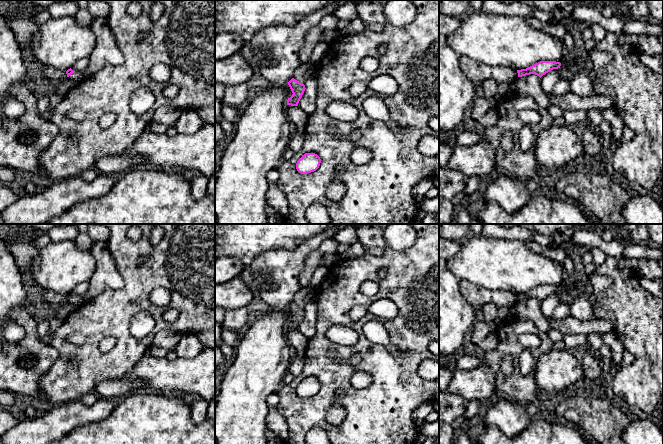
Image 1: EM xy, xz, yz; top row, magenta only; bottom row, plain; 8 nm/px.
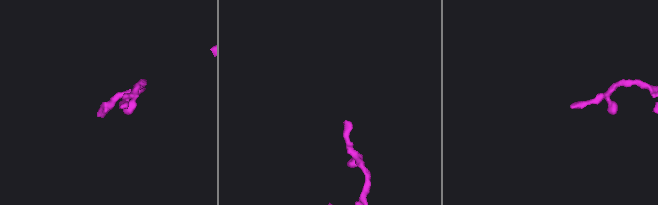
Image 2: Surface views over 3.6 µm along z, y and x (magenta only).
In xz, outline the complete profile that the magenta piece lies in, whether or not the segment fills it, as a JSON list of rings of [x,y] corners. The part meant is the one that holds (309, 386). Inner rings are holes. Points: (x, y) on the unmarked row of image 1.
[[[305,377],[296,387],[296,393],[301,398],[316,395],[321,387],[320,381],[315,377]]]

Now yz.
[[[540,285],[526,293],[517,294],[518,301],[535,298],[540,302],[553,293],[560,292],[561,287],[556,285]]]

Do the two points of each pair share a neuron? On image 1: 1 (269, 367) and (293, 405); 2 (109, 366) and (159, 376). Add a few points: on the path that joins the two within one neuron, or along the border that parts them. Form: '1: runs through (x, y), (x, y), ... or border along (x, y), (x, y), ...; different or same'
1: border along (281, 384), (275, 392); different
2: border along (144, 355), (120, 378); different

